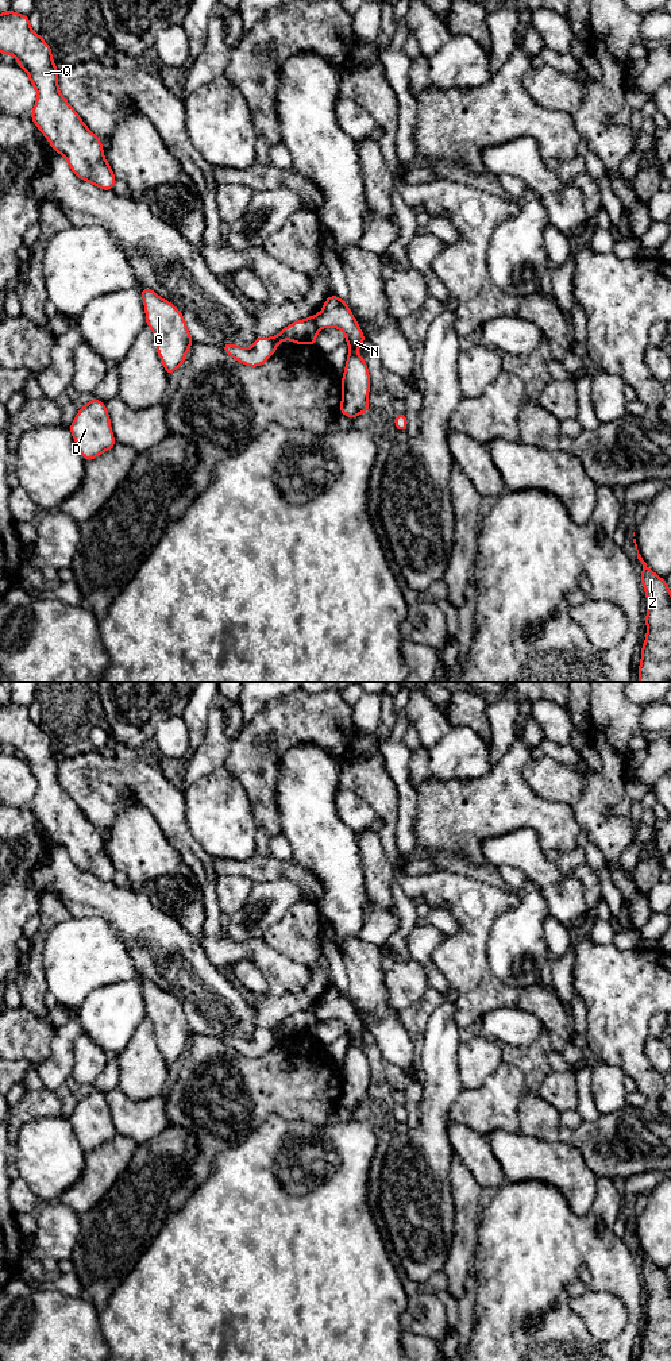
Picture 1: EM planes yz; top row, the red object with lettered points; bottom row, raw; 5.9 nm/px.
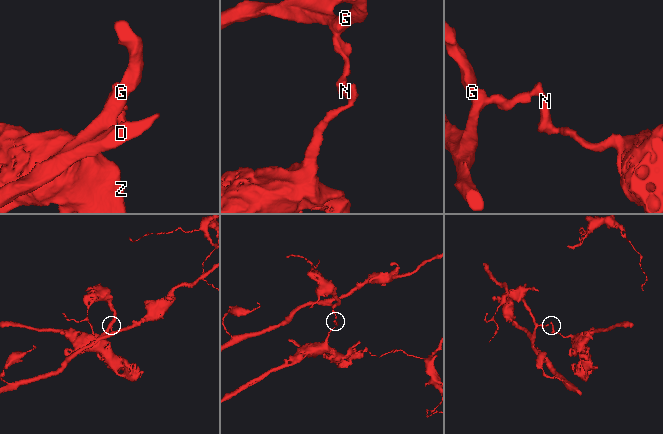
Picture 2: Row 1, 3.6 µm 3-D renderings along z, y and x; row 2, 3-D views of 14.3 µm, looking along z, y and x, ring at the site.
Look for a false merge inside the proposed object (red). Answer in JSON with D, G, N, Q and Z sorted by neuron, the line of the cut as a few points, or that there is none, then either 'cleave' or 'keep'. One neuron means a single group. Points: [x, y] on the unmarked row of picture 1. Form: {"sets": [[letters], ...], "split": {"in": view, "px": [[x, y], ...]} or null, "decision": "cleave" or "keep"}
{"sets": [["D", "G", "Q"], ["N", "Z"]], "split": {"in": "yz", "px": [[312, 1007], [319, 1020]]}, "decision": "cleave"}

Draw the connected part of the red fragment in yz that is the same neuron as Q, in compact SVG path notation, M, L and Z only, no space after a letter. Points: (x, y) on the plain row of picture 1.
M12 701L0 705L0 744L15 747L18 756L27 763L28 771L38 784L30 807L54 843L68 851L68 856L78 870L104 882L113 880L116 868L108 852L104 851L101 832L84 816L58 782L58 762L51 749L53 743L42 728L32 722L28 708L19 706Z

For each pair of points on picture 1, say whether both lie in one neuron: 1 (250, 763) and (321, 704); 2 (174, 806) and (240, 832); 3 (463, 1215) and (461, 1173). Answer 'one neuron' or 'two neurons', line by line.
1: one neuron
2: two neurons
3: one neuron

